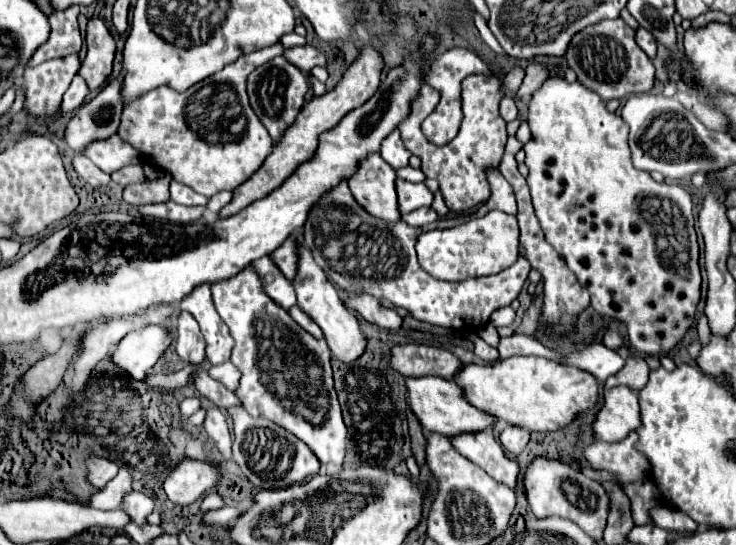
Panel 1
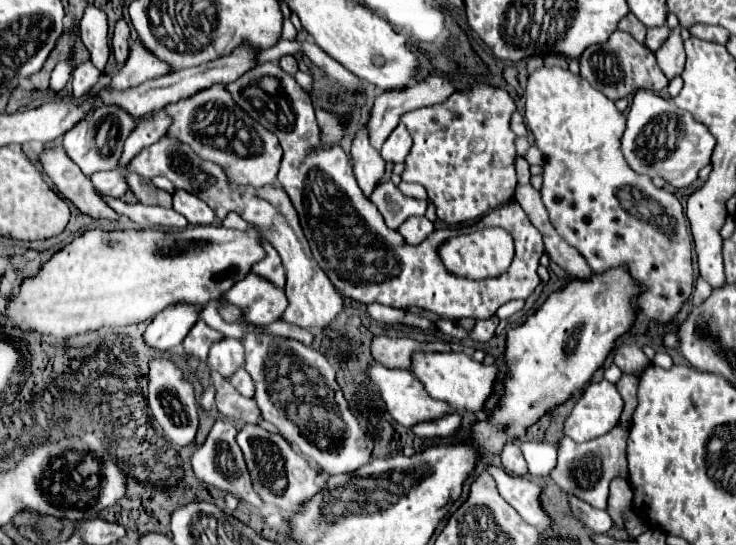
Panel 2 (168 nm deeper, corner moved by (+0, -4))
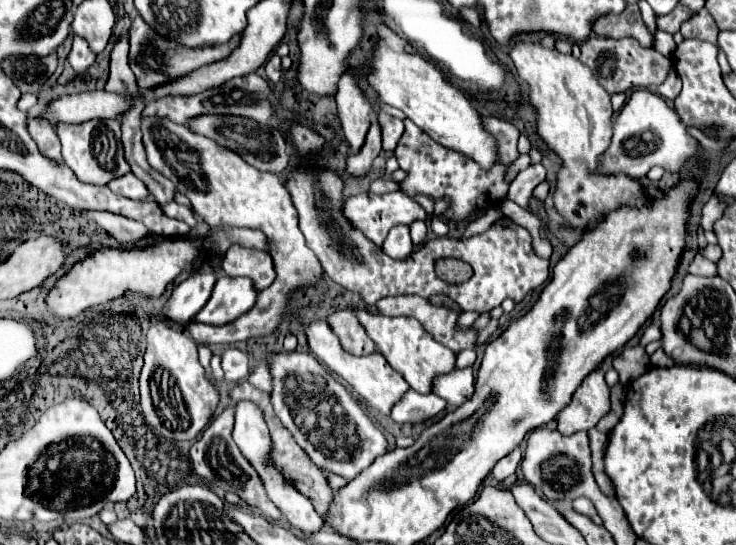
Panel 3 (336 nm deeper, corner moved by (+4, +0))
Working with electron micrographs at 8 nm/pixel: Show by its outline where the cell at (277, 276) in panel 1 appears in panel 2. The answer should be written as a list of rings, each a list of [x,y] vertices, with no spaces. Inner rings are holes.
[[[247,274],[243,280],[235,282],[227,294],[221,294],[221,298],[245,310],[241,322],[247,324],[271,324],[279,320],[283,308],[287,308],[285,292],[257,274]]]

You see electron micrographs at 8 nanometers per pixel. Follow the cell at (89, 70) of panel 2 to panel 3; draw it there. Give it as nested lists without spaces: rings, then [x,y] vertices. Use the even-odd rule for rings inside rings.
[[[75,36],[73,38],[73,48],[71,48],[67,60],[69,60],[71,68],[75,70],[75,74],[83,74],[95,62],[95,54],[91,54],[91,50],[89,50],[87,42],[83,42],[83,38]]]

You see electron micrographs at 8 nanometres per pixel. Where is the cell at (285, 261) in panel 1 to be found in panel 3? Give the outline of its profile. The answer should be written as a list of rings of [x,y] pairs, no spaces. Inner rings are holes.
[[[241,244],[229,246],[223,258],[223,270],[229,276],[247,276],[255,282],[257,290],[265,290],[275,280],[275,266],[273,258],[267,250],[249,248]]]

